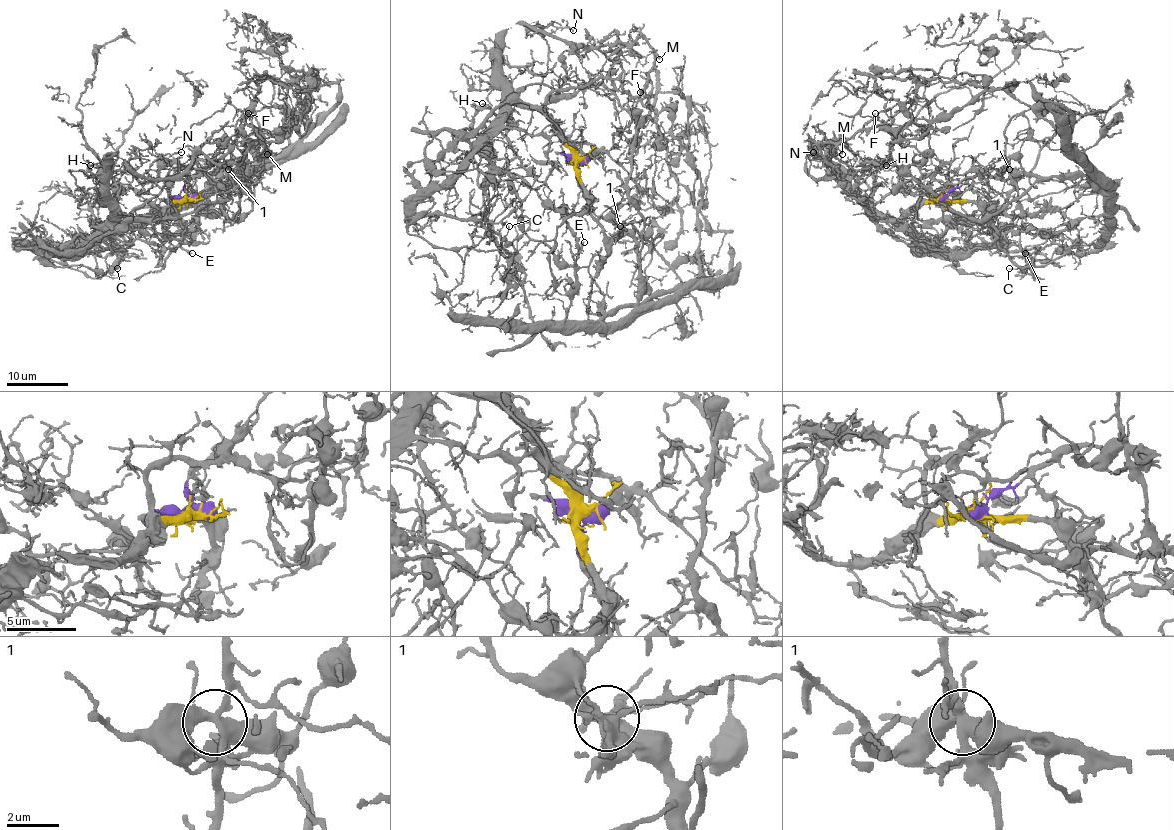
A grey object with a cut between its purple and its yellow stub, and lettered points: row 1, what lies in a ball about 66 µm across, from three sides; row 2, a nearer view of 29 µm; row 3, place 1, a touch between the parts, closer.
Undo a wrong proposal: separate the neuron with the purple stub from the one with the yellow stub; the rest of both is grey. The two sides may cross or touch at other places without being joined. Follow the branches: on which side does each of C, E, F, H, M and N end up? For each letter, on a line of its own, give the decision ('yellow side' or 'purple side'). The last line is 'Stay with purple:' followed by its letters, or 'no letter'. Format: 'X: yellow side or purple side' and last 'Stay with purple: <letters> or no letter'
C: purple side
E: purple side
F: yellow side
H: yellow side
M: yellow side
N: yellow side
Stay with purple: C, E

